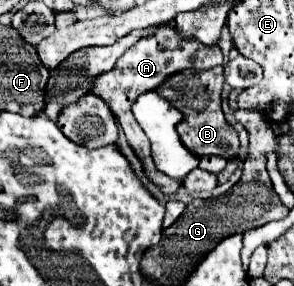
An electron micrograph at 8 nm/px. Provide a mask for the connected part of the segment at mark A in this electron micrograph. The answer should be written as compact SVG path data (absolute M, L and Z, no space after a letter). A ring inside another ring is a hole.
M170 23L170 25L160 25L154 37L140 39L134 47L130 47L116 61L112 71L102 73L102 75L98 75L94 79L94 85L92 85L90 93L100 97L102 101L106 101L106 105L110 105L110 111L114 113L114 117L118 119L118 123L122 125L122 129L126 133L128 145L132 147L136 157L142 161L146 177L154 185L158 185L164 195L174 195L180 189L182 179L172 179L172 177L168 177L168 175L164 175L164 173L160 173L156 169L156 165L154 165L154 161L150 157L150 141L148 141L148 137L144 135L144 131L136 131L138 127L136 127L136 119L132 115L132 103L136 101L138 95L142 95L146 91L156 91L174 73L180 73L184 69L206 71L206 69L212 69L216 65L222 65L222 51L220 51L218 45L204 47L204 45L196 45L196 41L180 41L180 37L176 37L176 29L172 29L172 23Z

